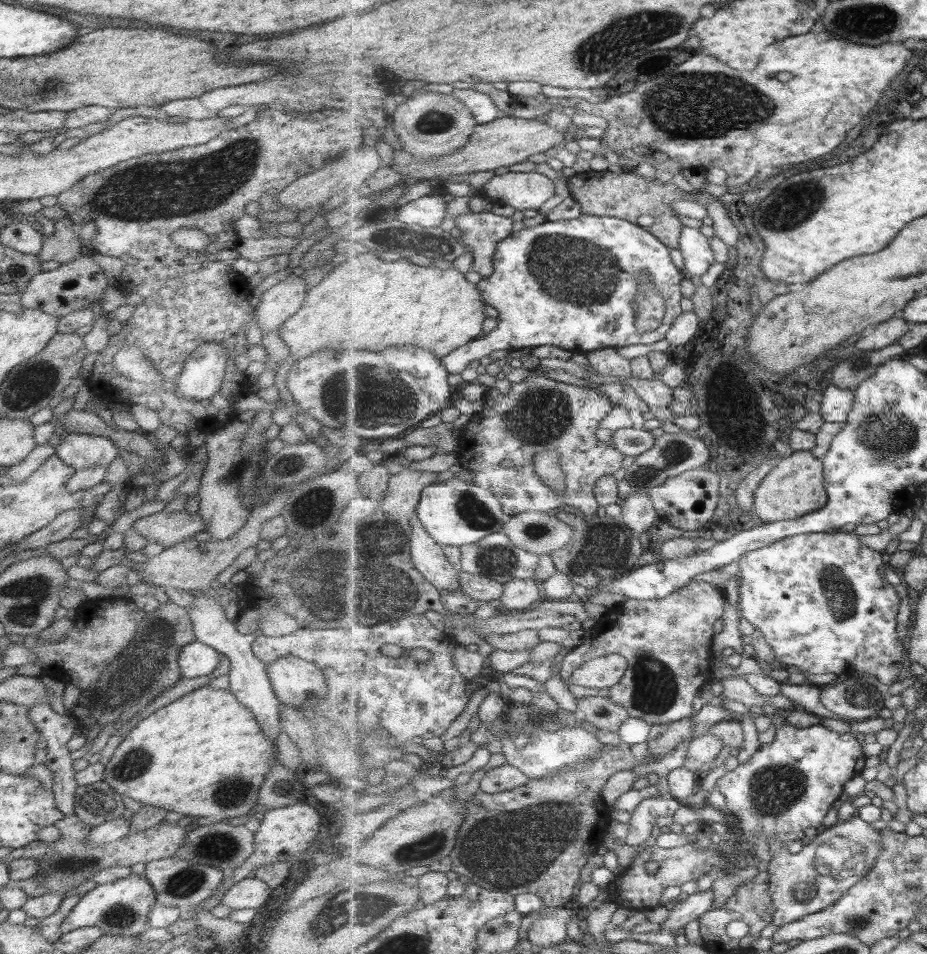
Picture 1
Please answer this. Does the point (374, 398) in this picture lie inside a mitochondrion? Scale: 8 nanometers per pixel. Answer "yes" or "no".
yes

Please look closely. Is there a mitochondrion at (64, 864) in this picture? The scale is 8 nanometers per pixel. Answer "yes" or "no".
yes

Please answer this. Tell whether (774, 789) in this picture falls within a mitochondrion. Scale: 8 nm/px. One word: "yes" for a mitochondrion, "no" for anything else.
yes

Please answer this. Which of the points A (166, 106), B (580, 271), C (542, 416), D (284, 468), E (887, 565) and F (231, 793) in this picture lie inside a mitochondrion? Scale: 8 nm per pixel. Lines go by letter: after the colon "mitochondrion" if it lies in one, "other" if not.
A: other
B: mitochondrion
C: mitochondrion
D: mitochondrion
E: other
F: mitochondrion

